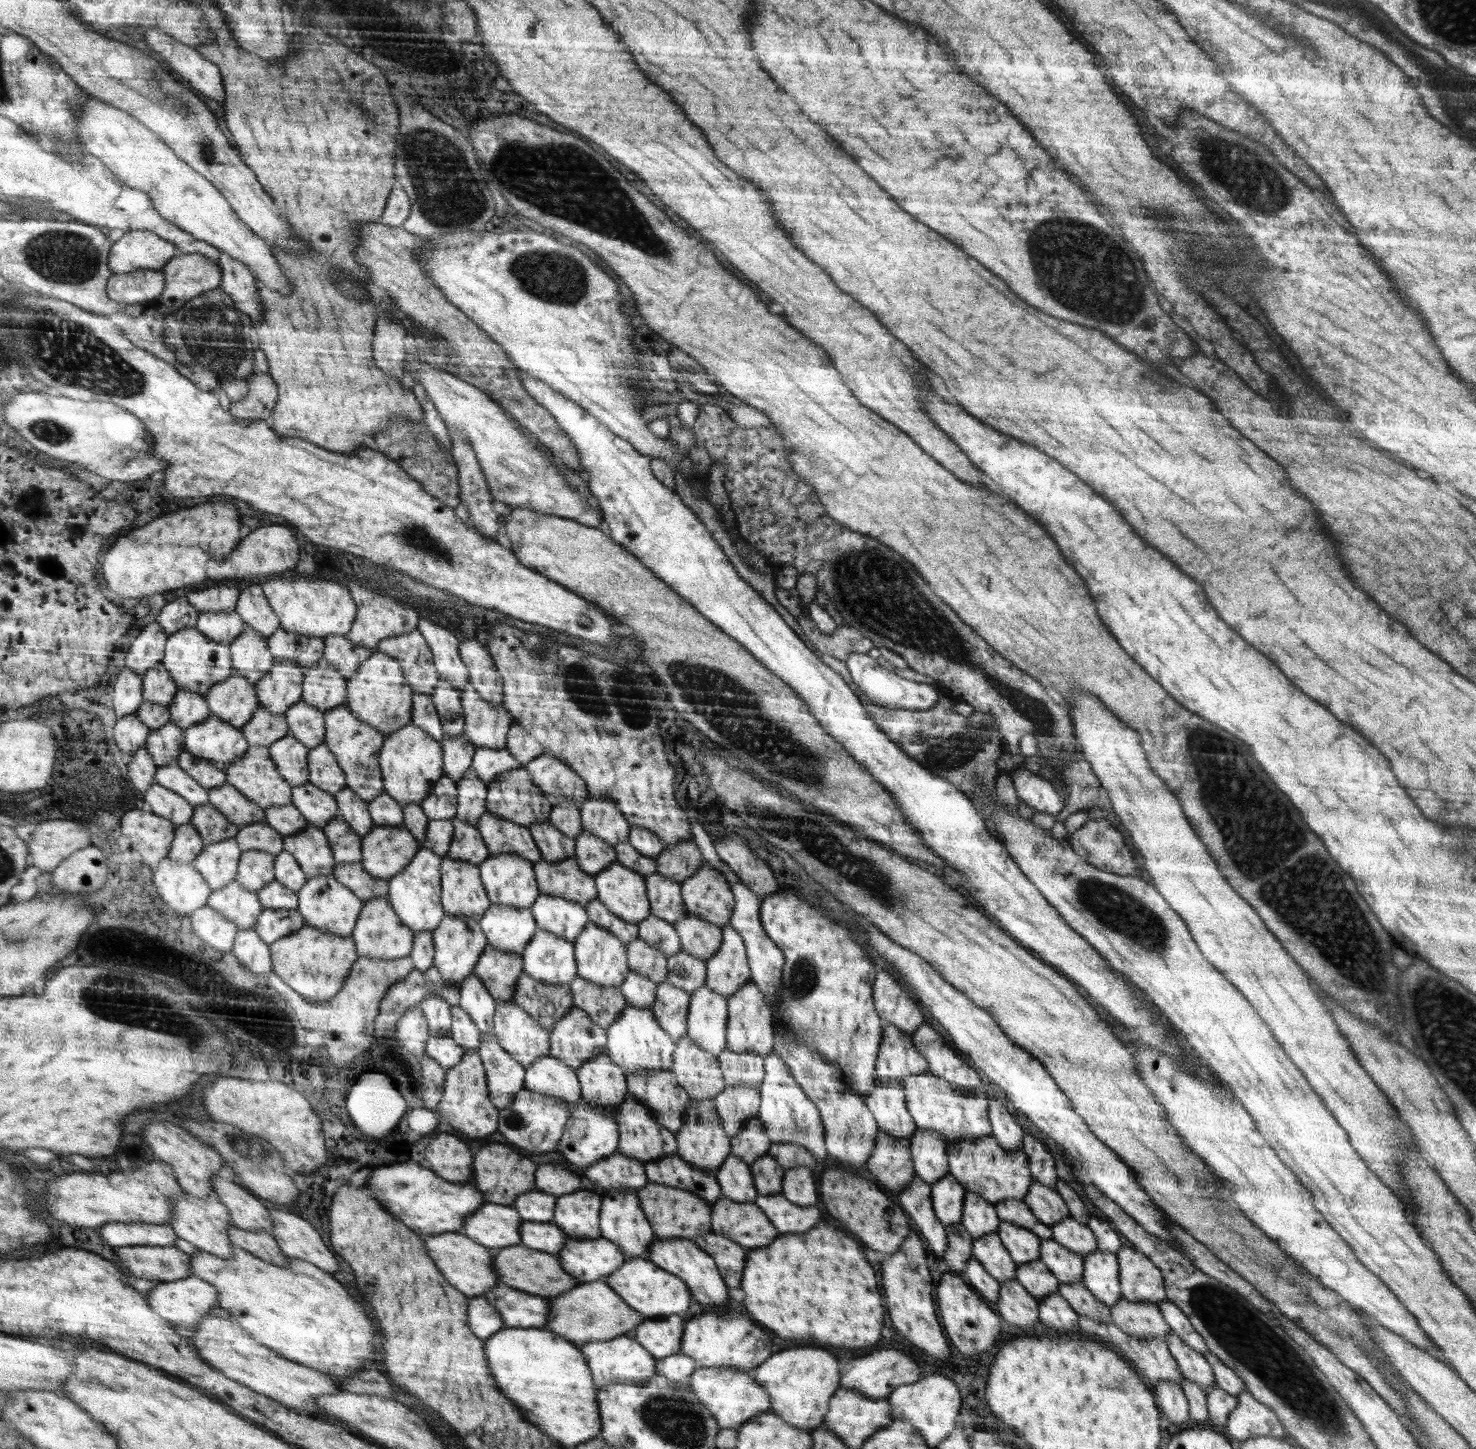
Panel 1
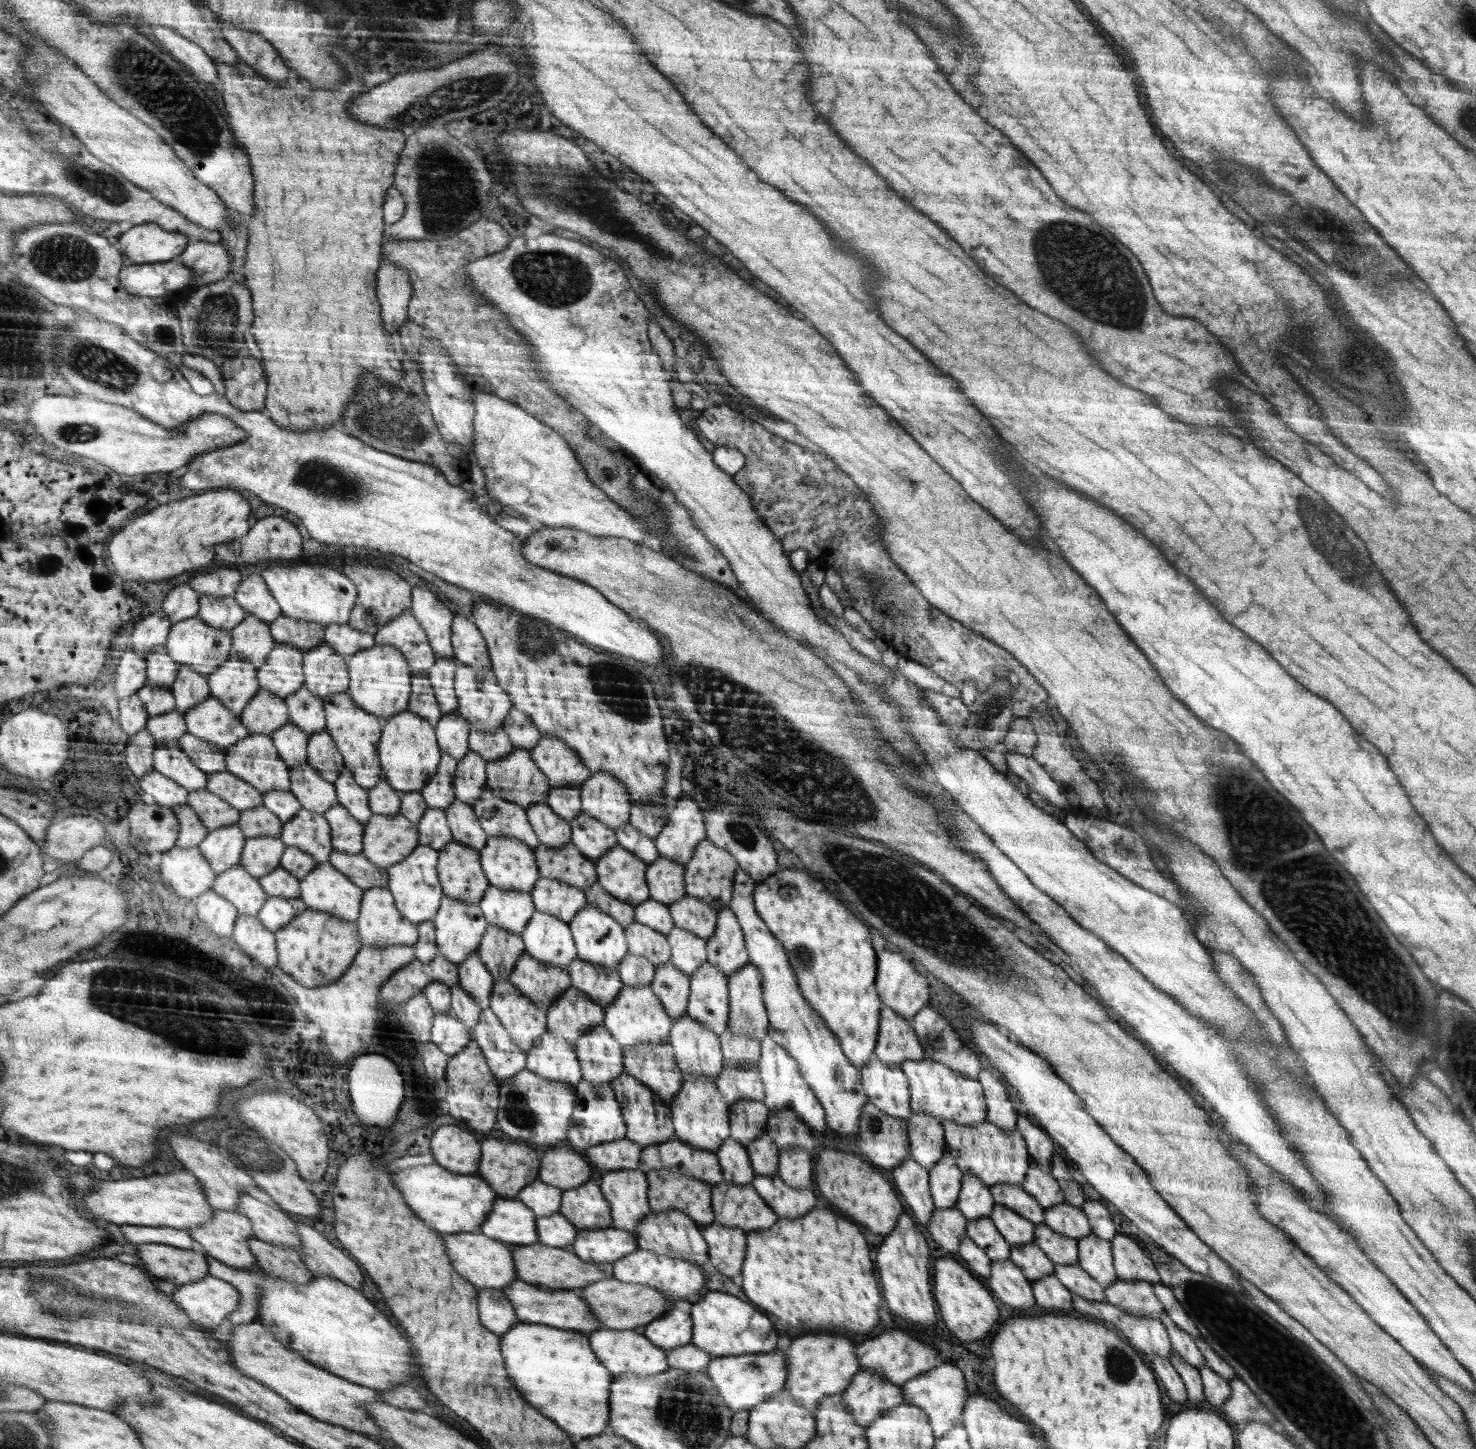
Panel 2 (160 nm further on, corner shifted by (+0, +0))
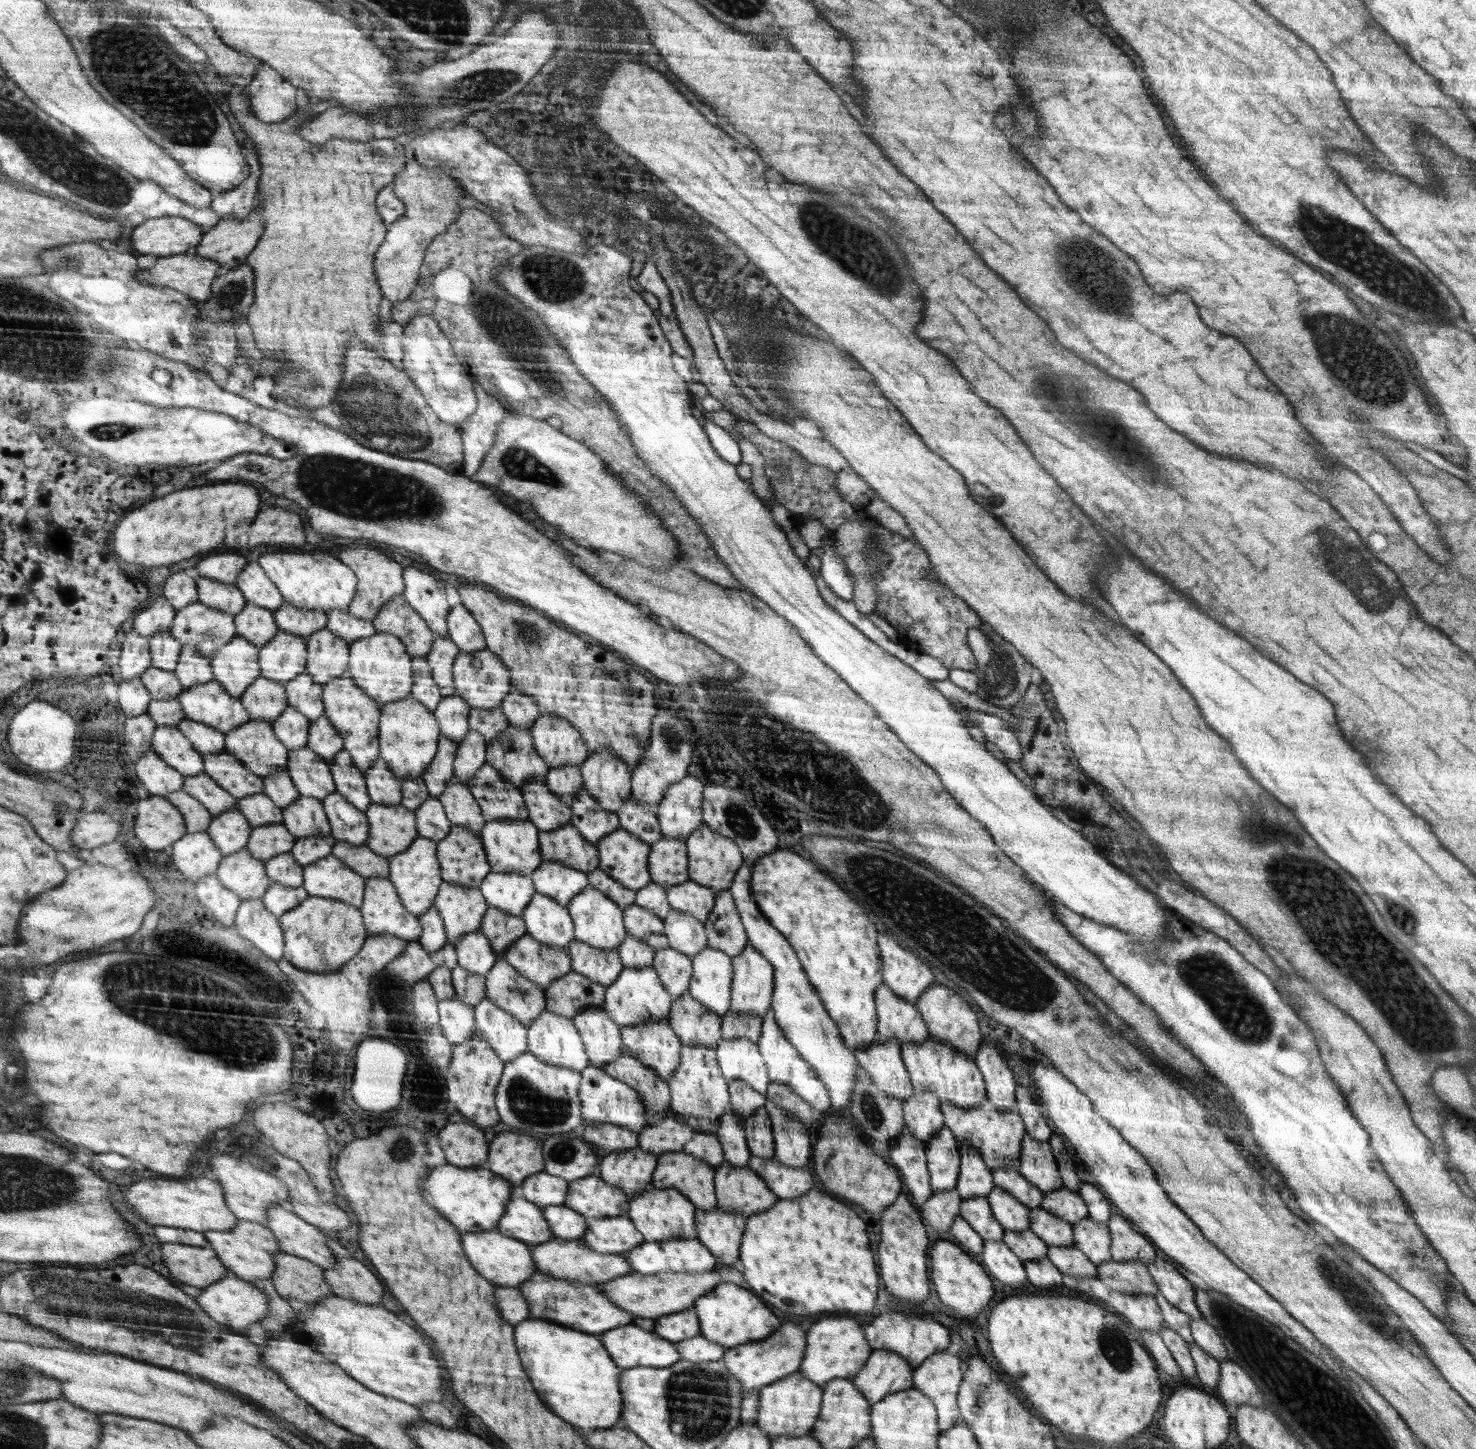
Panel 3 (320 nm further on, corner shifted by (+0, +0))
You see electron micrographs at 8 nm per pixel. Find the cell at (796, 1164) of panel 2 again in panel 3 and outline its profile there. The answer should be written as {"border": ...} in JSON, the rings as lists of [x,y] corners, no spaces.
{"border":[[[770,1098],[766,1099],[764,1109],[772,1123],[775,1157],[786,1166],[804,1167],[813,1153],[806,1125],[789,1117],[790,1114],[778,1108]]]}

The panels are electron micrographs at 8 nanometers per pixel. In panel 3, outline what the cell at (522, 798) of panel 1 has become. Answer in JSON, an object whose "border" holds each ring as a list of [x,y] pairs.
{"border":[[[510,725],[496,740],[487,744],[486,763],[499,770],[500,776],[522,788],[524,783],[545,776],[550,766],[536,750],[530,730]]]}

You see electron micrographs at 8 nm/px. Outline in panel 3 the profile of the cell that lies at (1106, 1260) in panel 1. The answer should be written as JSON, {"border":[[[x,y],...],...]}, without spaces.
{"border":[[[1084,1217],[1074,1226],[1075,1246],[1097,1266],[1111,1258],[1111,1234],[1107,1224]]]}

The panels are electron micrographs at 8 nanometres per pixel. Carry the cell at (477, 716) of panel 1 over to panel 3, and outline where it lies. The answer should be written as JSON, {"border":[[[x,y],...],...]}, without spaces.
{"border":[[[482,649],[471,653],[461,652],[453,662],[455,692],[468,704],[479,709],[501,706],[504,697],[511,691],[511,674],[503,660],[491,650]]]}

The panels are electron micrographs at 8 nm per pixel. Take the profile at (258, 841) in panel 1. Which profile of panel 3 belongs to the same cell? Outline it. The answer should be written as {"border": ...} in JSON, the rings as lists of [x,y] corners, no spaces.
{"border":[[[264,792],[239,799],[239,807],[252,828],[283,824],[283,809]]]}

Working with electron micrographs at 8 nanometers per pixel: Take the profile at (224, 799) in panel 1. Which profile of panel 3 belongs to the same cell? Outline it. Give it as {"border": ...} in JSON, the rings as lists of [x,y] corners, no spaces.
{"border":[[[228,750],[205,756],[207,773],[239,799],[263,792],[263,778],[248,770]]]}

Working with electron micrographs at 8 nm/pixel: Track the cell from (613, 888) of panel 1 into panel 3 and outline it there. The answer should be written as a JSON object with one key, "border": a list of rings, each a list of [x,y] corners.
{"border":[[[619,828],[615,833],[600,840],[597,849],[599,850],[599,869],[606,871],[620,886],[636,893],[651,884],[651,871],[648,868],[651,850],[644,841]]]}

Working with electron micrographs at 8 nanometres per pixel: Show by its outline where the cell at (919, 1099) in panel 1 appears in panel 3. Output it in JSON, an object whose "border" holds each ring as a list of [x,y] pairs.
{"border":[[[931,1034],[919,1043],[902,1043],[901,1057],[909,1072],[914,1094],[932,1092],[936,1098],[948,1100],[962,1109],[975,1108],[987,1099],[986,1080],[975,1059],[969,1059]]]}

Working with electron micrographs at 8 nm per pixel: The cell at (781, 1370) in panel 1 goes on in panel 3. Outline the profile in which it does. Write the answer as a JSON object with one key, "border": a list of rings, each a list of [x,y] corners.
{"border":[[[848,1316],[824,1317],[820,1322],[806,1324],[805,1331],[807,1348],[798,1372],[821,1387],[835,1378],[854,1378],[867,1364],[874,1351],[868,1339],[864,1338],[858,1322]]]}

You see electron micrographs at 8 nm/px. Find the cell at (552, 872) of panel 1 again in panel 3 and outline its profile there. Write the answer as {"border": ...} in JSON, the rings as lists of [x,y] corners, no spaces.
{"border":[[[572,822],[564,828],[560,828],[560,830],[554,830],[554,832],[539,832],[538,844],[542,863],[556,862],[556,864],[564,864],[568,868],[584,871],[588,875],[594,869],[599,869],[599,850],[597,846],[584,839],[579,830],[572,826]]]}

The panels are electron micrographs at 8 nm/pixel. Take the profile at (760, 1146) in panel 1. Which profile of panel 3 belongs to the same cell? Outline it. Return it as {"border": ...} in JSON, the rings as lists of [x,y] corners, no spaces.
{"border":[[[732,1078],[727,1082],[727,1086],[730,1088],[731,1113],[742,1121],[752,1116],[758,1108],[766,1106],[765,1095],[756,1092],[743,1080]]]}

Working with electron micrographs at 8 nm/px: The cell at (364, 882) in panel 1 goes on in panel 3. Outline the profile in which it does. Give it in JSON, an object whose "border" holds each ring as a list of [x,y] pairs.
{"border":[[[336,842],[331,855],[339,858],[353,871],[364,878],[389,876],[389,859],[374,854],[367,845],[356,846],[346,842]]]}

